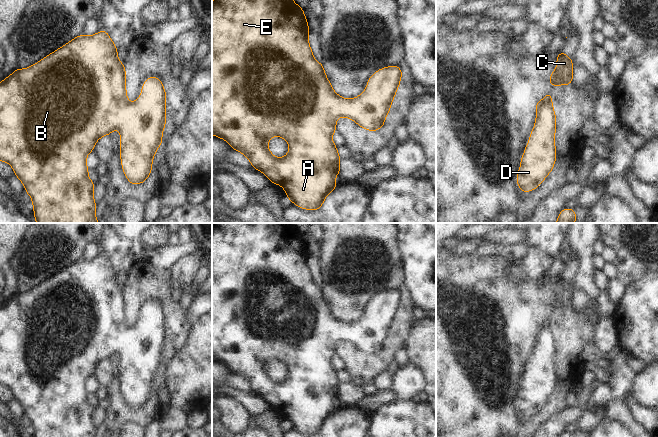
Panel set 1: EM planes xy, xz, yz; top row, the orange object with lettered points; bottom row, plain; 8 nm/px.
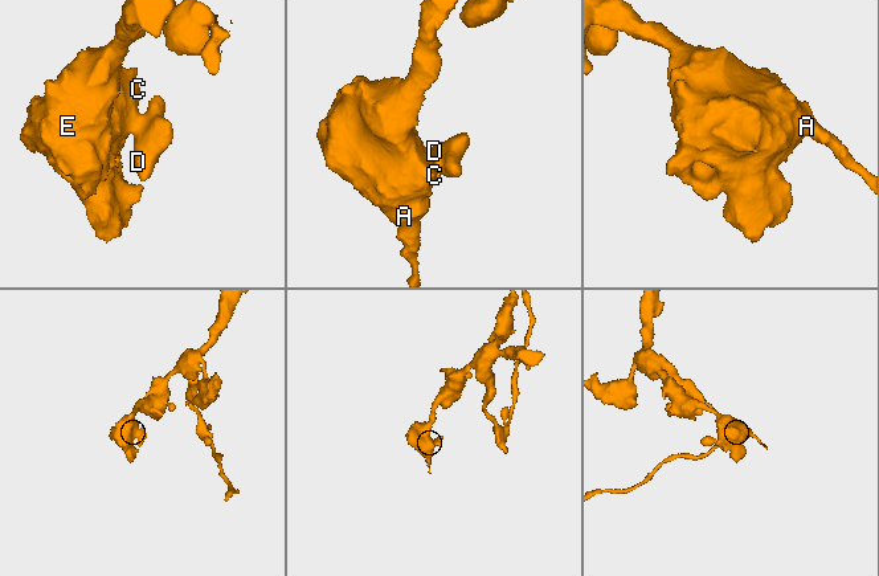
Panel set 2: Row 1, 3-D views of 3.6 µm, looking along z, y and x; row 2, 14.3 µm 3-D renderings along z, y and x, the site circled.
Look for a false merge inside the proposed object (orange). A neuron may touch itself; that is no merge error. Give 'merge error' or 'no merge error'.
no merge error

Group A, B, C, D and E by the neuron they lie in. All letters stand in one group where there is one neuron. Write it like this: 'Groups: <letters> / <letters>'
Groups: A B C D E.

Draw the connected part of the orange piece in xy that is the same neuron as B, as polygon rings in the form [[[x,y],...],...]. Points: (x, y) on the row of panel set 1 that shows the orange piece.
[[[102,30],[92,36],[83,34],[31,67],[16,69],[0,83],[0,160],[9,163],[14,169],[15,175],[24,184],[25,191],[32,198],[34,217],[37,223],[98,223],[95,216],[96,203],[93,199],[95,184],[88,177],[86,157],[94,150],[94,145],[98,139],[104,135],[110,135],[114,129],[118,129],[121,133],[120,156],[122,168],[128,181],[131,184],[141,184],[150,175],[153,157],[162,143],[162,132],[166,122],[166,92],[158,77],[149,77],[142,86],[142,92],[138,100],[130,103],[126,96],[125,68],[117,57],[117,51],[118,49],[106,31]]]

